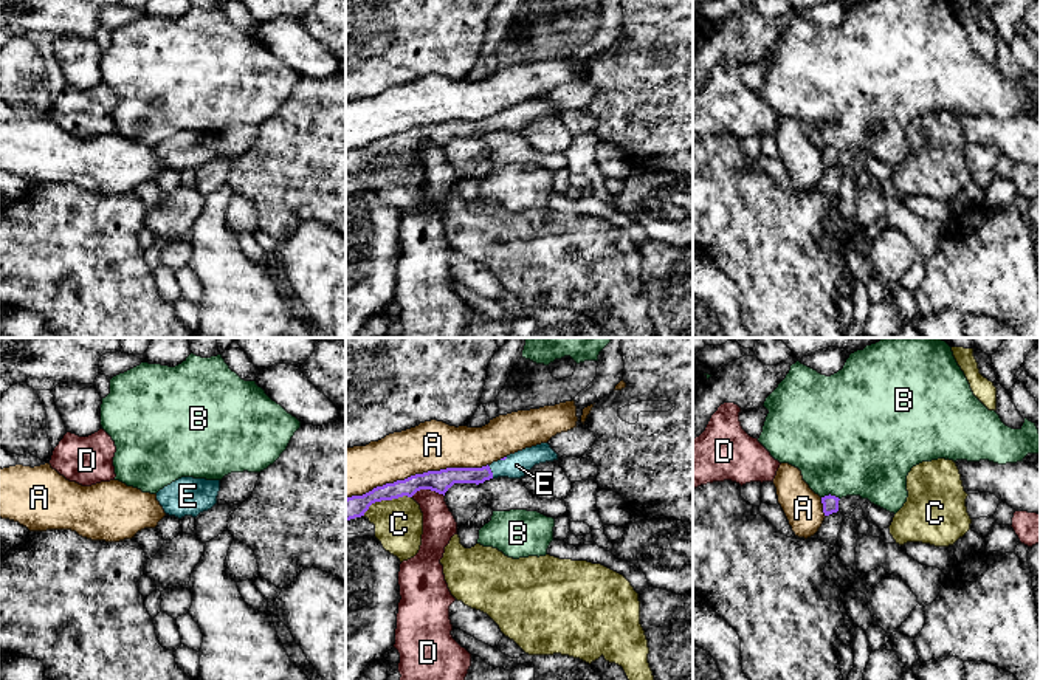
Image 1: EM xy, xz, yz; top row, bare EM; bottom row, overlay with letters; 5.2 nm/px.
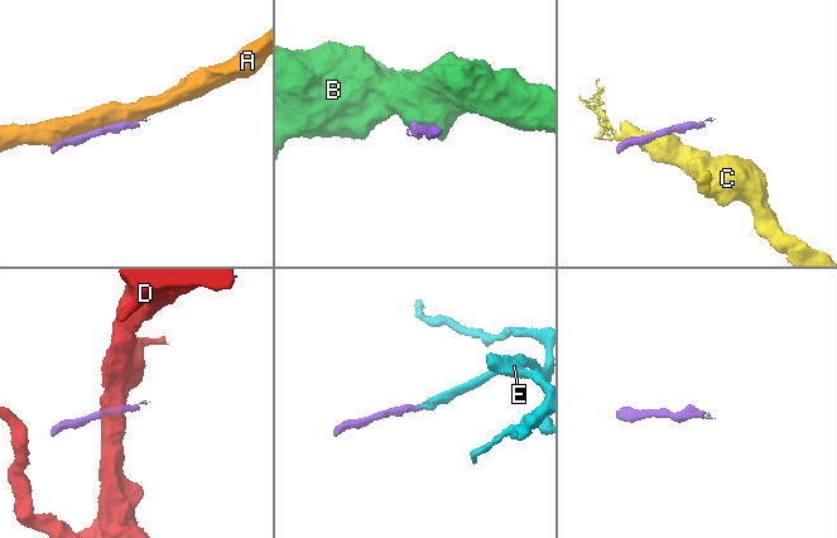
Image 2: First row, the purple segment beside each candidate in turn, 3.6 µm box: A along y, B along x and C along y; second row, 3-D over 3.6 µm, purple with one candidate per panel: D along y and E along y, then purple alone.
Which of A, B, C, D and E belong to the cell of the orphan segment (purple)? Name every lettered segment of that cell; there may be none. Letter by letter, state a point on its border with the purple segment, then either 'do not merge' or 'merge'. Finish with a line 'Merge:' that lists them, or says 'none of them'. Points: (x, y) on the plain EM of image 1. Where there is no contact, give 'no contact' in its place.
A: meets purple in xz at (416, 127); do not merge
B: meets purple in yz at (834, 149); do not merge
C: meets purple in xz at (385, 152); do not merge
D: meets purple in xz at (427, 141); do not merge
E: meets purple in xz at (490, 124); merge
Merge: E

